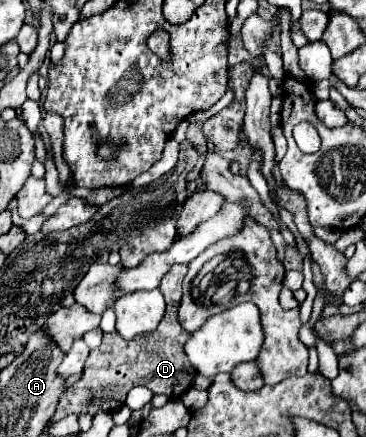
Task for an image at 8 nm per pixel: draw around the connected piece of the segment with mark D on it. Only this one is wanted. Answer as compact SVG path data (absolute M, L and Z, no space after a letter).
M175 265L163 277L159 291L165 297L167 309L155 331L151 331L147 335L139 335L129 341L125 341L117 331L103 335L101 345L93 349L93 353L89 355L89 359L85 363L83 377L73 387L63 391L61 403L57 409L57 419L67 417L69 413L95 415L101 409L115 411L119 405L125 403L129 389L135 385L145 385L153 394L169 395L171 399L181 397L189 389L191 381L195 379L195 369L191 369L187 365L187 355L183 351L183 343L185 343L185 339L189 339L189 333L183 331L183 327L179 327L179 321L177 321L177 307L179 307L179 299L181 299L181 281L183 281L185 273L187 273L187 265Z

